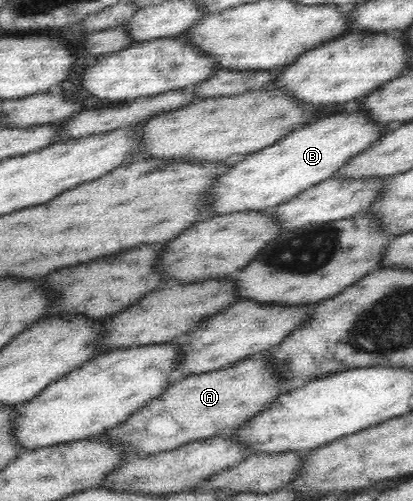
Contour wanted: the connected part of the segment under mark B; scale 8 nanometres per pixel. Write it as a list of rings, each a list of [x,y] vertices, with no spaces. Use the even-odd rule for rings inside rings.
[[[365,112],[334,113],[315,119],[305,127],[287,133],[281,141],[247,155],[237,163],[227,164],[231,169],[223,169],[223,173],[213,179],[217,185],[209,189],[211,195],[207,201],[213,203],[209,208],[215,211],[213,215],[247,210],[271,211],[299,193],[333,178],[343,163],[373,147],[383,135],[383,125],[371,120]]]

